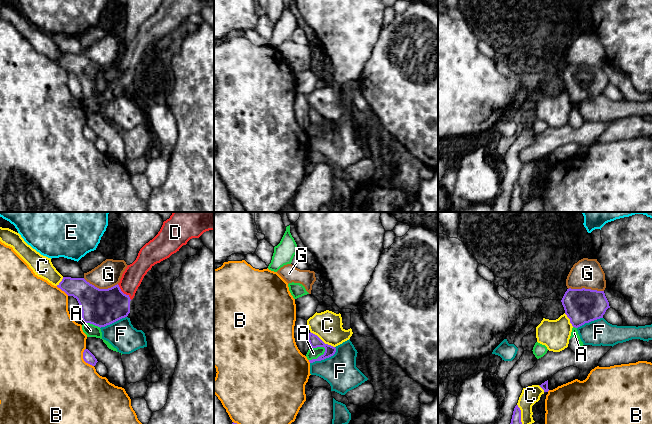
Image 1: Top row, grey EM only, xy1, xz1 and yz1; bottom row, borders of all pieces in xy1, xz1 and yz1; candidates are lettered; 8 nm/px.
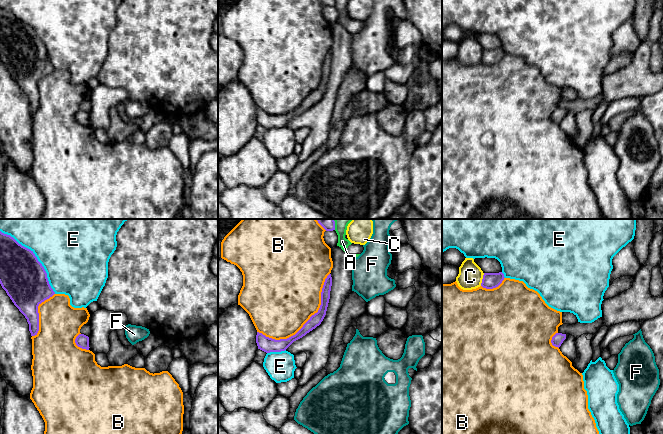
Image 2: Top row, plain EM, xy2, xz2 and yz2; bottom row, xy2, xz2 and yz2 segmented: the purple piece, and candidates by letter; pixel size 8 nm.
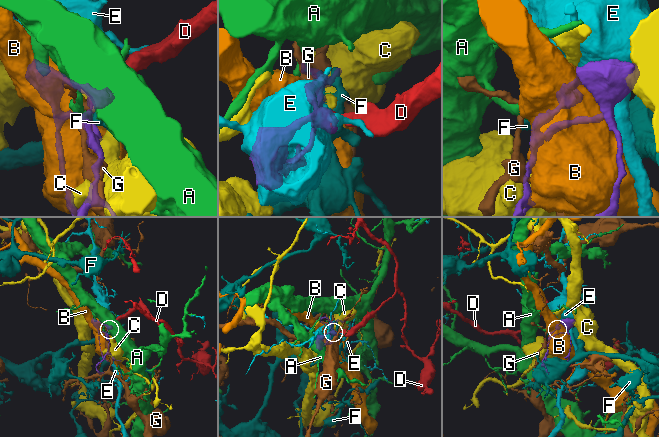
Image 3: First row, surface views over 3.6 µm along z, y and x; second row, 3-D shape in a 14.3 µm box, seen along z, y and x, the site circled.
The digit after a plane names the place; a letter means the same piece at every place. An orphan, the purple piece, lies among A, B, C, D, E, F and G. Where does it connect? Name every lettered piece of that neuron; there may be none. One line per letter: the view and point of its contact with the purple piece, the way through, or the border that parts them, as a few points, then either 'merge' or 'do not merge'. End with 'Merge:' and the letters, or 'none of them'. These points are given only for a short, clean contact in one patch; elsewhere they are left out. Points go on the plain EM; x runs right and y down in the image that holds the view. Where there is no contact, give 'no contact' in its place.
A: contact xz1 (319, 132); do not merge
B: contact xz2 (306, 98); do not merge
C: contact xz1 (321, 116); do not merge
D: contact xy1 (122, 68); way xy1 (101, 83), (108, 82), (122, 68), (133, 51); merge
E: contact xy2 (36, 33); do not merge
F: contact xz1 (324, 134); border xz1 (336, 124), (332, 131), (310, 139); do not merge
G: contact yz1 (586, 65); do not merge
Merge: D

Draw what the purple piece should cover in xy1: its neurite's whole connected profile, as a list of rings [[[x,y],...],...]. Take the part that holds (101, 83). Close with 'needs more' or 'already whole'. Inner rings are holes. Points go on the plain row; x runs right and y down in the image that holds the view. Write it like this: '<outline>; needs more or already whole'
[[[163,0],[158,10],[140,25],[136,36],[127,42],[117,61],[108,65],[99,65],[84,54],[63,53],[57,63],[68,72],[77,75],[82,87],[83,99],[105,103],[128,92],[130,77],[134,74],[144,52],[155,40],[179,27],[190,15],[199,14],[209,6],[214,6],[214,0]]]; needs more

